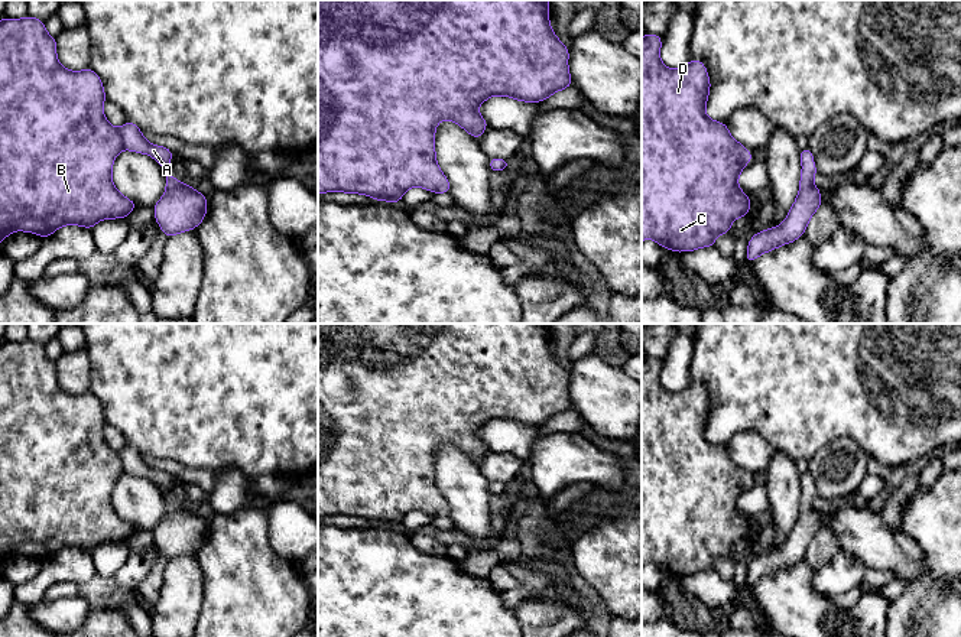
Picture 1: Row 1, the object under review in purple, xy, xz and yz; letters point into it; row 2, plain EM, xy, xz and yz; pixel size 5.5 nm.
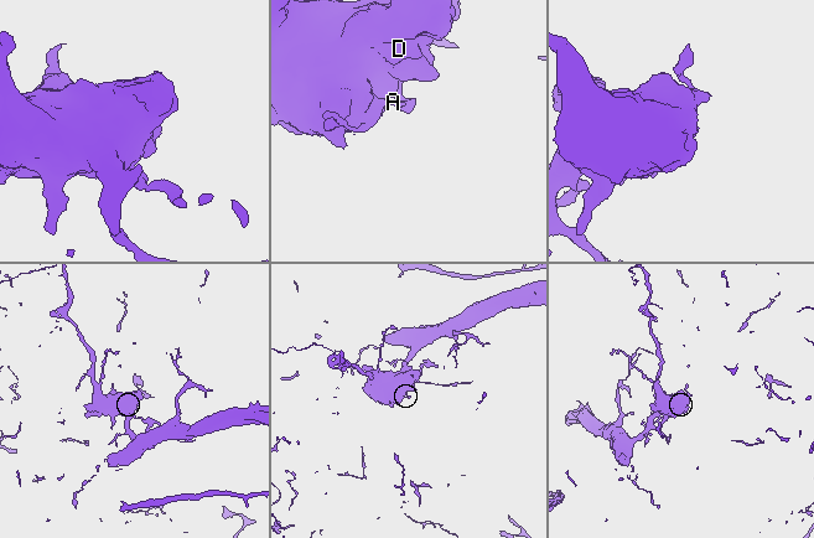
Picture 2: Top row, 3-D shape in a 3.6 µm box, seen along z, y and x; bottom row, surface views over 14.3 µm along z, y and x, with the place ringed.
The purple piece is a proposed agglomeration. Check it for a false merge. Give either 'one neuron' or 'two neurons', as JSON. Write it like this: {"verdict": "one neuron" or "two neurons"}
{"verdict": "two neurons"}

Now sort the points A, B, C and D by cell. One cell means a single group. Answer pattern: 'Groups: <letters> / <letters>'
Groups: A / B C D

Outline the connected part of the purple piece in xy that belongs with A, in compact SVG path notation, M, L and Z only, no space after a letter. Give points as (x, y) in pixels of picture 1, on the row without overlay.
M129 443L118 452L118 455L121 458L124 472L152 480L162 490L163 498L166 501L171 500L171 497L168 495L168 488L173 481L173 475L171 475L165 469L156 469L149 467L143 461L142 454Z

